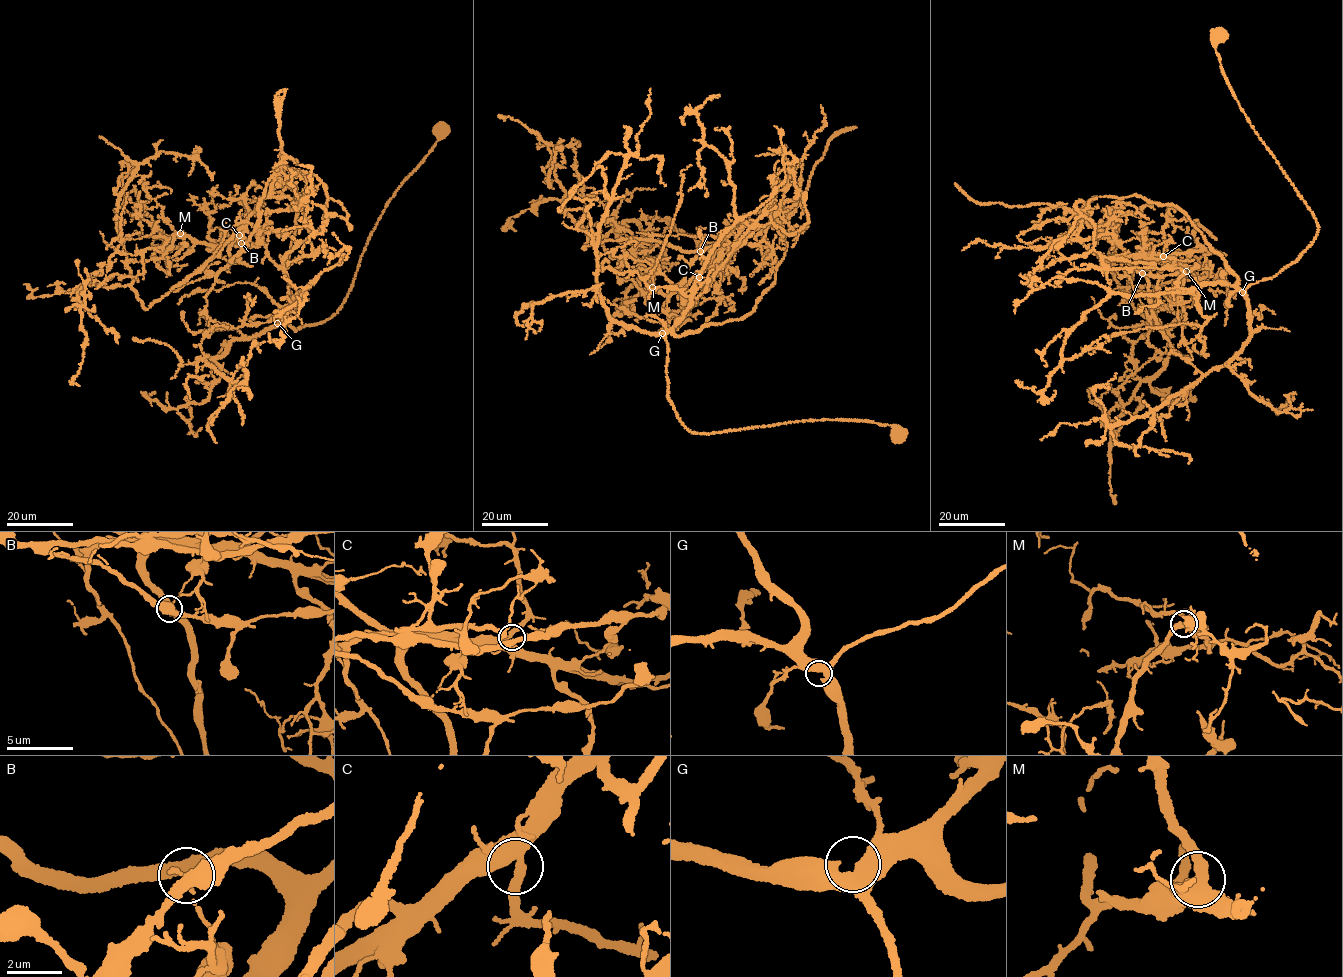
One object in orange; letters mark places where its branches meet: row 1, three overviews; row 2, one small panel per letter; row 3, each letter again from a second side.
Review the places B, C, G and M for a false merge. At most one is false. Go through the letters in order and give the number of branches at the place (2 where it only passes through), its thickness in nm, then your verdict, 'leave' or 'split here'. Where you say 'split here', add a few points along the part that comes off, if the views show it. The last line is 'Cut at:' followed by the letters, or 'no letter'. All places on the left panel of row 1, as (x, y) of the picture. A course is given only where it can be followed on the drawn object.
B: branches 2; calibre 150 nm; split here; course (241, 243), (243, 226), (147, 308), (132, 287), (116, 221), (132, 171), (175, 153), (213, 180)
C: branches 2; calibre 400 nm; leave
G: branches 2; calibre 550 nm; leave
M: branches 2; calibre 460 nm; leave
Cut at: B

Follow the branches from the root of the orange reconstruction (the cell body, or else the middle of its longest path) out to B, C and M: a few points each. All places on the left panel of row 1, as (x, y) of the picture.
B: (440, 130), (383, 210), (332, 316), (295, 330), (279, 322), (303, 296), (256, 236), (244, 231), (241, 243)
C: (440, 130), (383, 210), (341, 305), (322, 322), (295, 330), (279, 322), (303, 296), (262, 242), (239, 235)
M: (440, 130), (322, 322), (279, 322), (303, 296), (253, 234), (211, 247), (180, 233)

